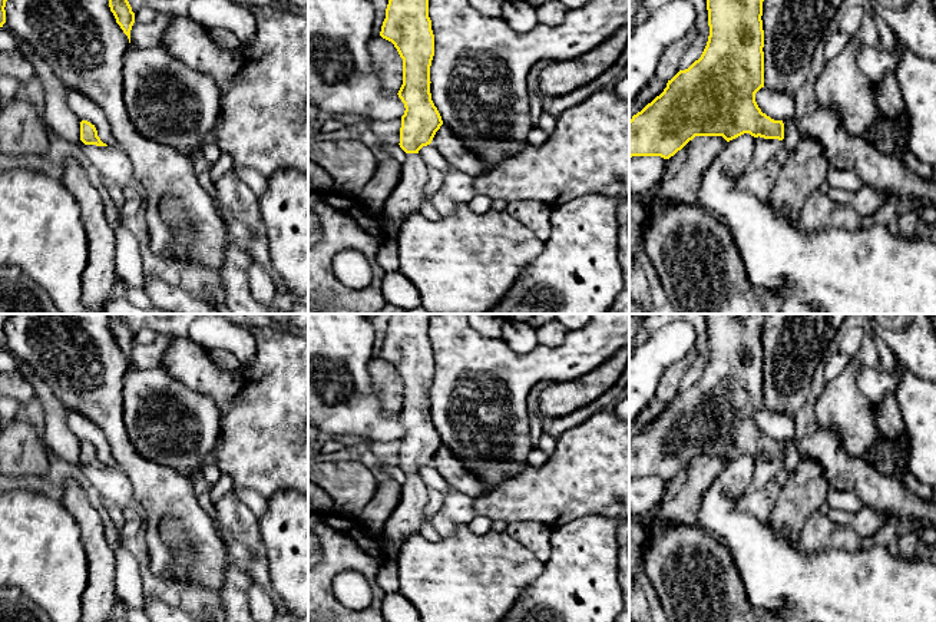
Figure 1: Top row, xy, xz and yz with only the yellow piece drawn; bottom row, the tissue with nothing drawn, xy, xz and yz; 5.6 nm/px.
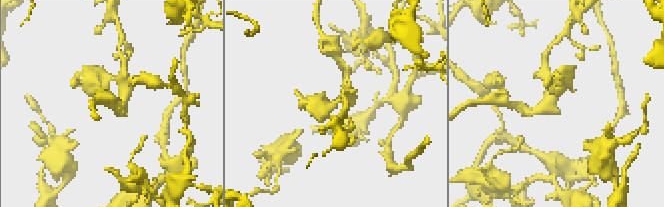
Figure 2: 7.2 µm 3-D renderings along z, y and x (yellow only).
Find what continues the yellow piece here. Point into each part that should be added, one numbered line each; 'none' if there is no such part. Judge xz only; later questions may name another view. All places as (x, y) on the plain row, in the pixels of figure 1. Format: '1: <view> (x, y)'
1: xz (406, 520)

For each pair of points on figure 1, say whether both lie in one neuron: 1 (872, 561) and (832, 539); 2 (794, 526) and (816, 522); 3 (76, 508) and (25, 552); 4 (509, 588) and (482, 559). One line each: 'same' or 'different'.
1: different
2: different
3: different
4: same

